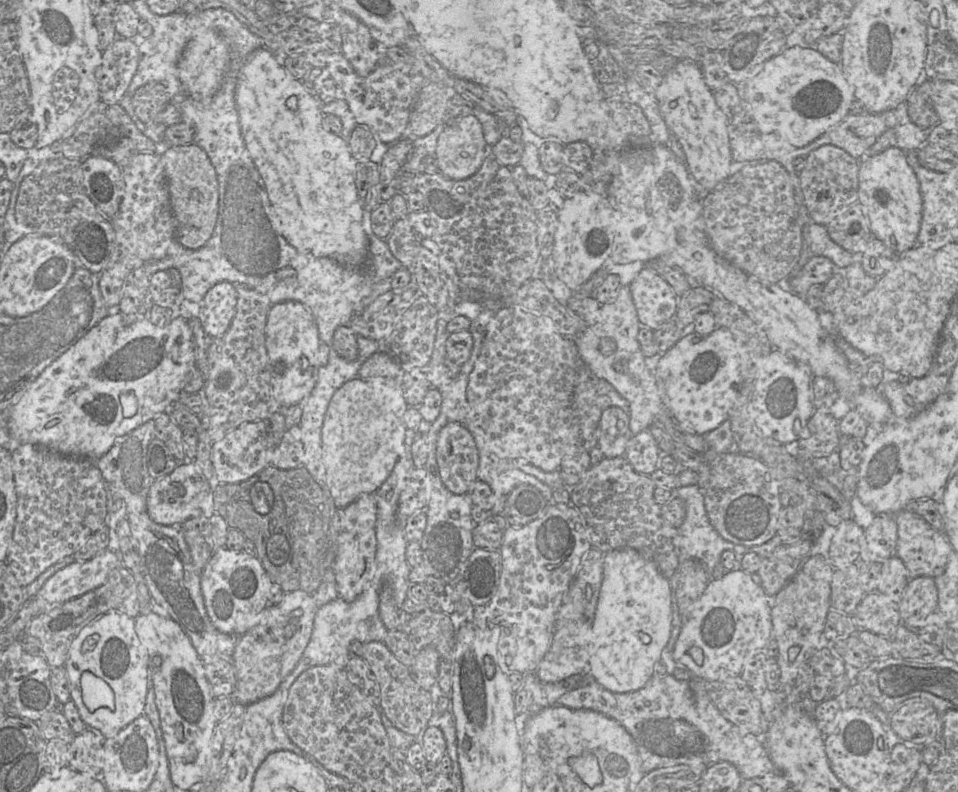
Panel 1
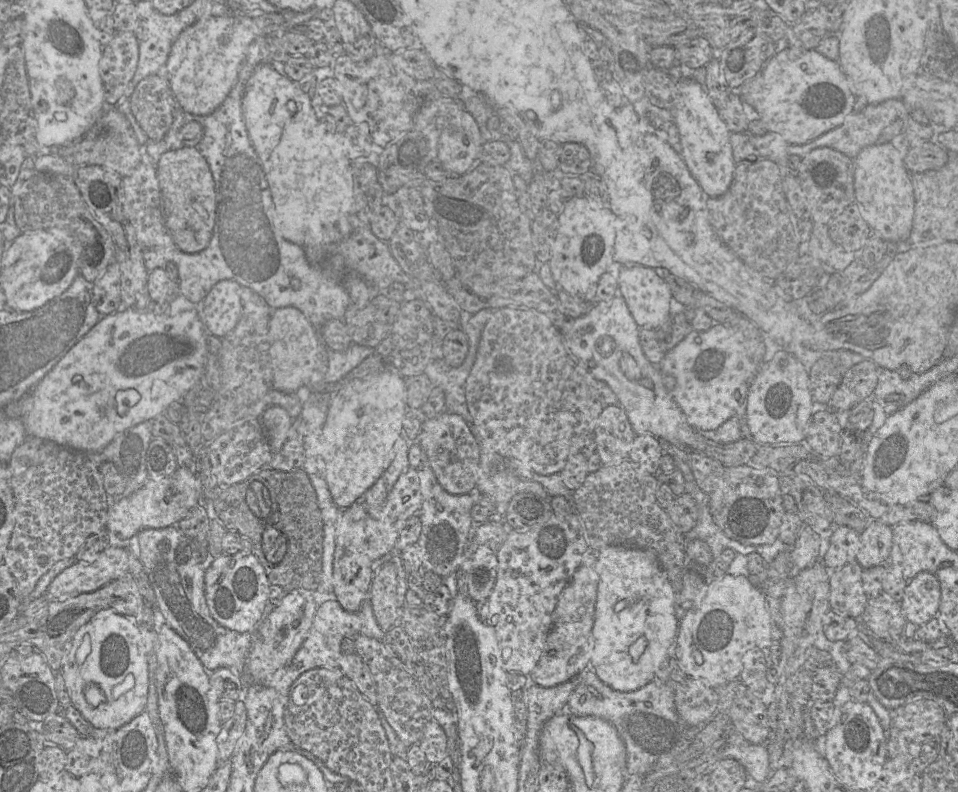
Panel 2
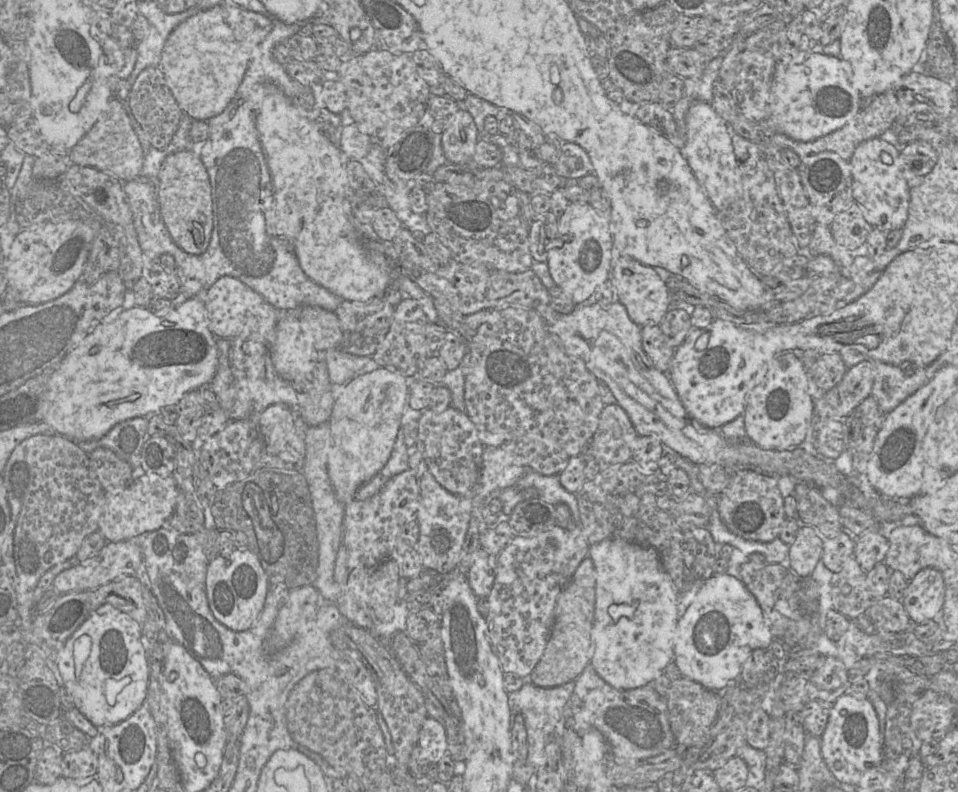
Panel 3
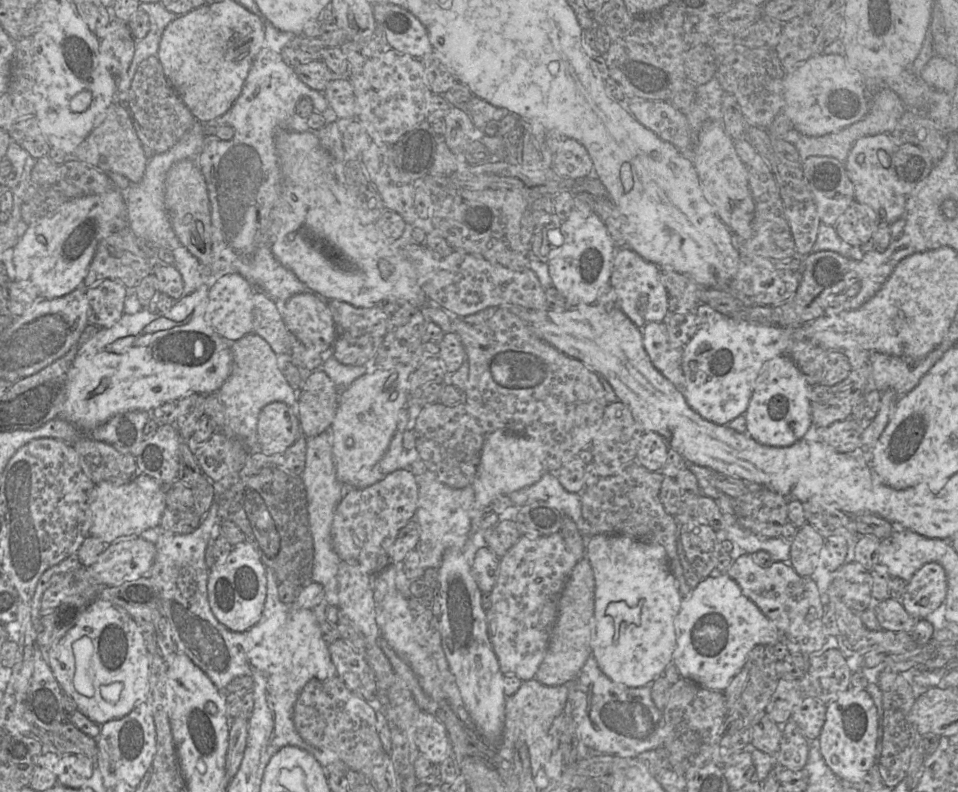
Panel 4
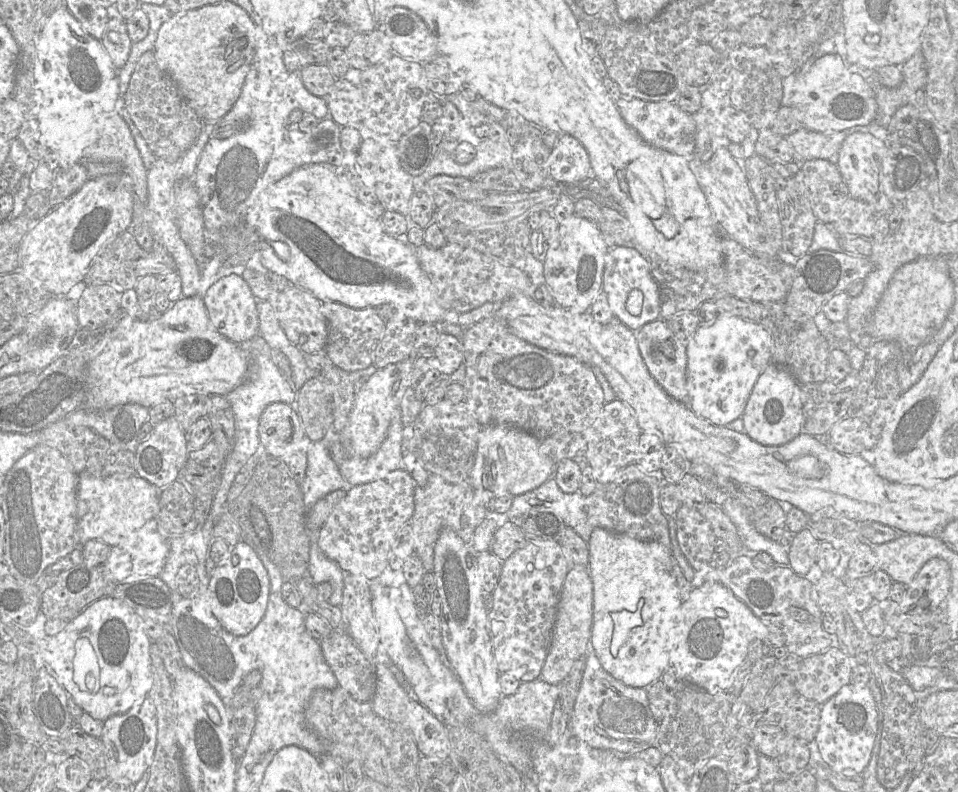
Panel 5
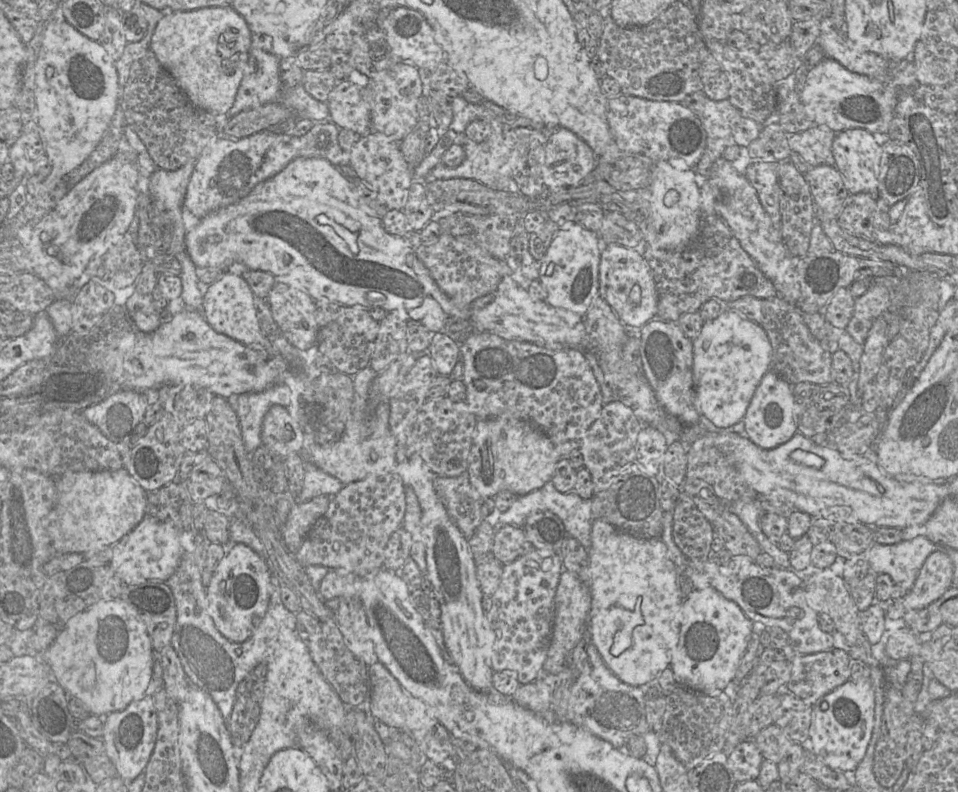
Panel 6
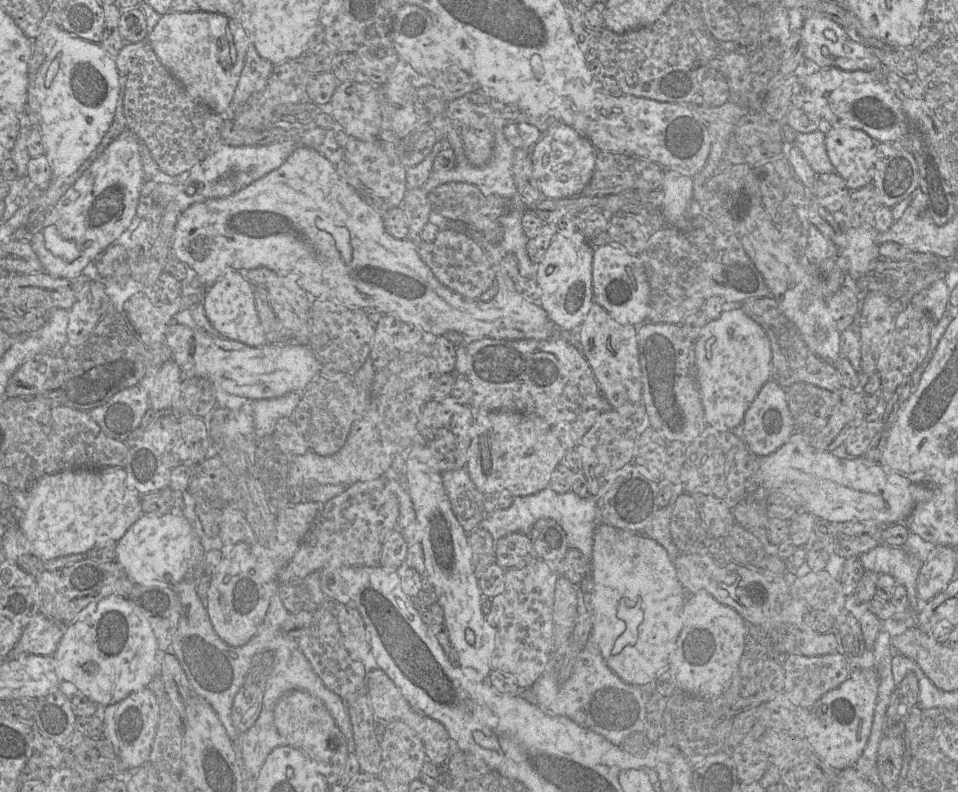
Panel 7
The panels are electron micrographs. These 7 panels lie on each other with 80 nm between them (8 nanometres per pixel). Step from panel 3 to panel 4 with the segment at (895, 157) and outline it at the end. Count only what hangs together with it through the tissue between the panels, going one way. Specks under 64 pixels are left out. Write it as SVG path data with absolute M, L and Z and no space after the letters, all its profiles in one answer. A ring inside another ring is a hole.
M889 134L864 136L855 141L844 163L854 188L854 199L865 205L878 222L889 225L904 216L907 202L893 167L895 148Z

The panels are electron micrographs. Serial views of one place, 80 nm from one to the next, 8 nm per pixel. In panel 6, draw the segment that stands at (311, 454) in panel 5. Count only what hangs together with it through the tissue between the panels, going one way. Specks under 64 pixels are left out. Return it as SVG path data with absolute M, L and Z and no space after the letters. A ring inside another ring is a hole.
M305 461L305 475L297 503L307 502L318 496L335 496L345 485L337 478Z

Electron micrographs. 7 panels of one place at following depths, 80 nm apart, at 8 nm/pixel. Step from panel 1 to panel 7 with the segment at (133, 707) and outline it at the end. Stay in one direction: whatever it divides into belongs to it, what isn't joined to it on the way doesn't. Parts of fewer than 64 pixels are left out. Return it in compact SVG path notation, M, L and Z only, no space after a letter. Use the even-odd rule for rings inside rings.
M108 596L89 605L64 625L63 636L52 659L59 679L72 683L100 708L115 704L129 694L149 687L152 679L160 674L161 664L160 651L148 620L129 599L119 596Z

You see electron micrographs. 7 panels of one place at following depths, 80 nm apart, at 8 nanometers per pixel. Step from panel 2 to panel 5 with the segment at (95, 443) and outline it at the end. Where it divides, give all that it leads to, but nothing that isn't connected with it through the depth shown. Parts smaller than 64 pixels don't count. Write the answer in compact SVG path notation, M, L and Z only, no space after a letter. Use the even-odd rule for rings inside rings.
M197 295L189 298L180 298L170 310L166 311L159 318L140 321L130 316L123 317L117 326L97 343L91 352L91 361L88 363L86 369L87 401L85 407L93 410L103 410L126 404L137 404L150 409L163 402L174 402L176 399L188 395L226 396L243 382L248 367L249 360L242 347L218 334L210 324L203 297Z

